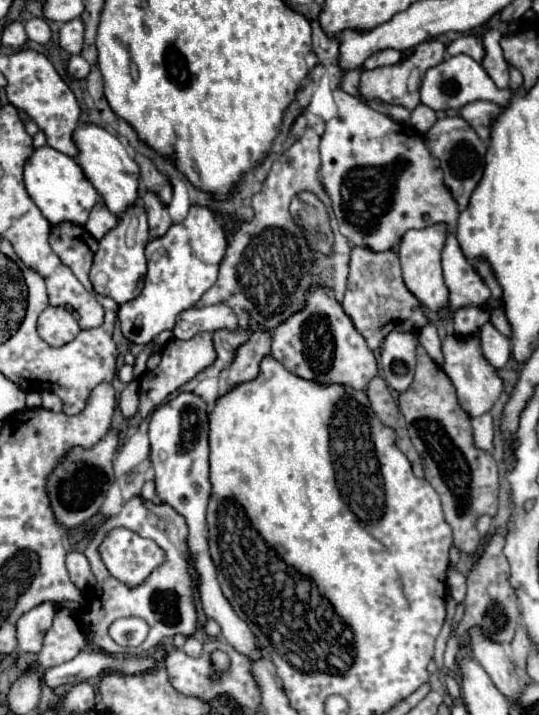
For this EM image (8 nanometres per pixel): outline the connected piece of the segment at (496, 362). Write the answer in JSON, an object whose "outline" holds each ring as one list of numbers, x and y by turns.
{"outline":[[490,322,487,326,482,326,479,330,482,351,484,357,496,367,502,369,510,355,512,355,512,347,510,347,510,339,504,337]]}

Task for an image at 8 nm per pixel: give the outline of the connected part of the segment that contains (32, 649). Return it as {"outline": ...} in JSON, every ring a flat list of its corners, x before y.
{"outline":[[42,603,40,607,34,607,26,615,22,615,16,623,18,649,28,653,38,653,42,647,44,633,52,627,54,615,56,615,56,607,52,603]]}

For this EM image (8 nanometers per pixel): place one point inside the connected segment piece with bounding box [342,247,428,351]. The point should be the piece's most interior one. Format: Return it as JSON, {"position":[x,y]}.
{"position":[377,301]}

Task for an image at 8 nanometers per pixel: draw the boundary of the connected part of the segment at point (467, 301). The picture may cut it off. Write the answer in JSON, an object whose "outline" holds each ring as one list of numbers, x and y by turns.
{"outline":[[454,235,446,237,446,245,442,251,442,267,446,285,450,289,452,309,460,309,464,305,482,305,490,301,490,289,474,271,474,267,466,261]]}

